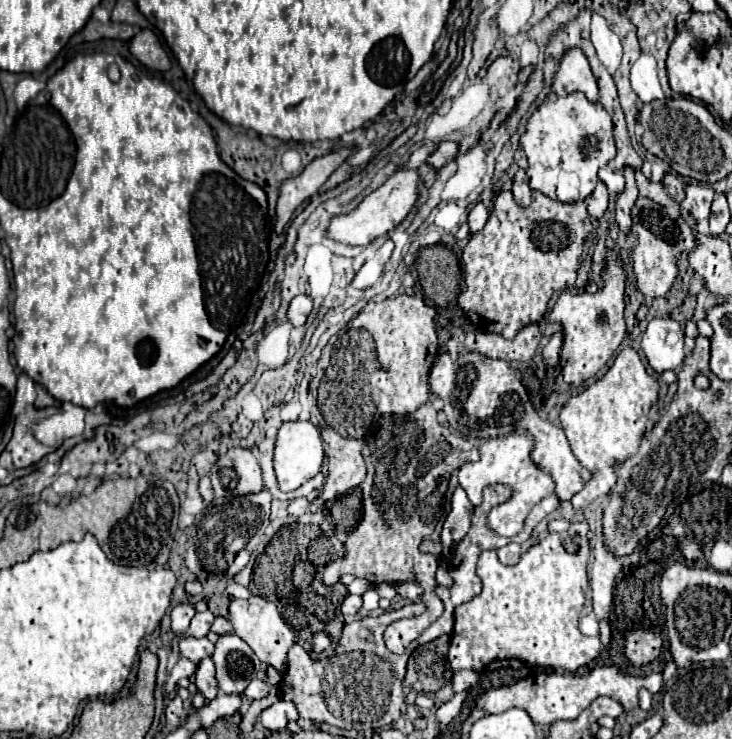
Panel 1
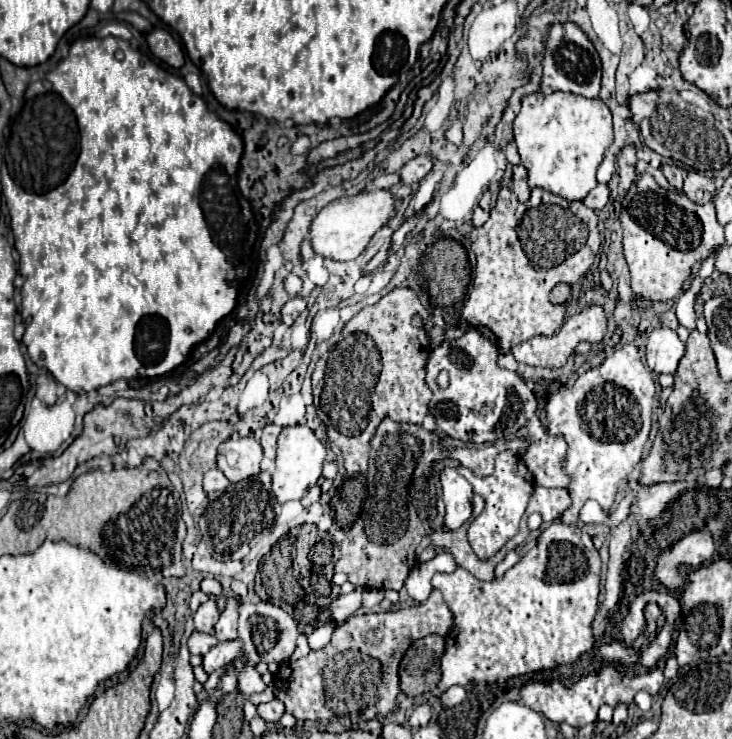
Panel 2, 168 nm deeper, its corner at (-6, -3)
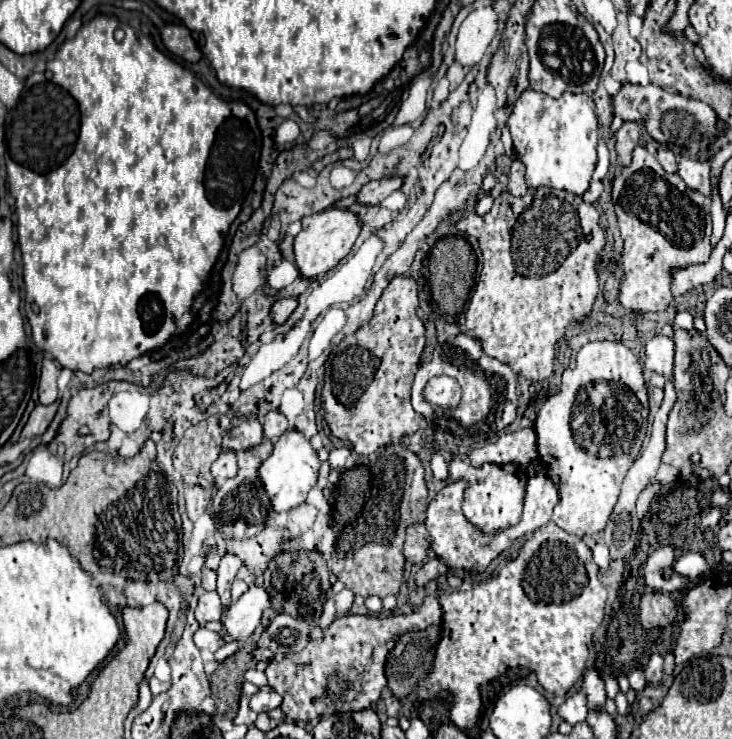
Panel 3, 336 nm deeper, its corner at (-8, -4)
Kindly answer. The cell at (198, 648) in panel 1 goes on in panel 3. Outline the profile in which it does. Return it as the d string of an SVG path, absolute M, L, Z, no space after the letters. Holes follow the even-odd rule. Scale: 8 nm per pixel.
M200 628L196 634L194 634L194 642L200 650L210 650L210 652L216 652L218 648L222 648L226 644L224 636L218 634L218 632L212 632L208 628Z

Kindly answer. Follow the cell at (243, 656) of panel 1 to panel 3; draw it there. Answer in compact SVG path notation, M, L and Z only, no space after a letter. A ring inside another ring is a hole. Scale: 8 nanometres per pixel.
M224 554L218 566L218 594L222 598L222 604L228 608L230 606L230 586L236 578L236 572L240 568L242 560L236 554Z

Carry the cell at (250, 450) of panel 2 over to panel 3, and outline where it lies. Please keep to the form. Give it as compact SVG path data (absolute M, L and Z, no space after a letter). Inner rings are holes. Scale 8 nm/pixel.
M246 420L244 424L234 426L228 436L222 440L222 448L226 450L242 450L252 448L252 444L260 444L262 440L262 424L258 420Z

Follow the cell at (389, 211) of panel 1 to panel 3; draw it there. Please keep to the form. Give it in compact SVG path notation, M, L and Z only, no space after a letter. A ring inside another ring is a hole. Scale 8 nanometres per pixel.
M328 208L324 212L306 216L300 234L294 238L294 256L300 276L310 280L332 270L350 252L358 234L360 234L360 218L350 210Z

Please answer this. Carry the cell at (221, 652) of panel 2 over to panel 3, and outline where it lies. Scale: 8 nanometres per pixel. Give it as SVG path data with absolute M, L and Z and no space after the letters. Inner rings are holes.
M258 582L252 584L238 602L234 602L226 612L224 612L224 628L226 632L232 636L232 640L240 642L240 646L244 646L244 642L250 638L250 634L254 632L254 628L260 624L262 612L270 606L270 596L266 592L266 588Z

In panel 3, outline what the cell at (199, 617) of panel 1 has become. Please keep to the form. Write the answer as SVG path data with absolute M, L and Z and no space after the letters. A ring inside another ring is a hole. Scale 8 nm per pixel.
M202 592L198 598L198 606L196 606L196 620L200 622L200 626L204 626L210 620L220 620L224 614L224 606L220 602L218 592Z

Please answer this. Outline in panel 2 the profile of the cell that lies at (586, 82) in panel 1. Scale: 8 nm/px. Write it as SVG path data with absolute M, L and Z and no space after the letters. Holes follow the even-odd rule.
M554 25L546 37L544 53L544 75L542 75L544 93L578 93L588 99L596 99L600 93L600 57L588 37L574 25Z

